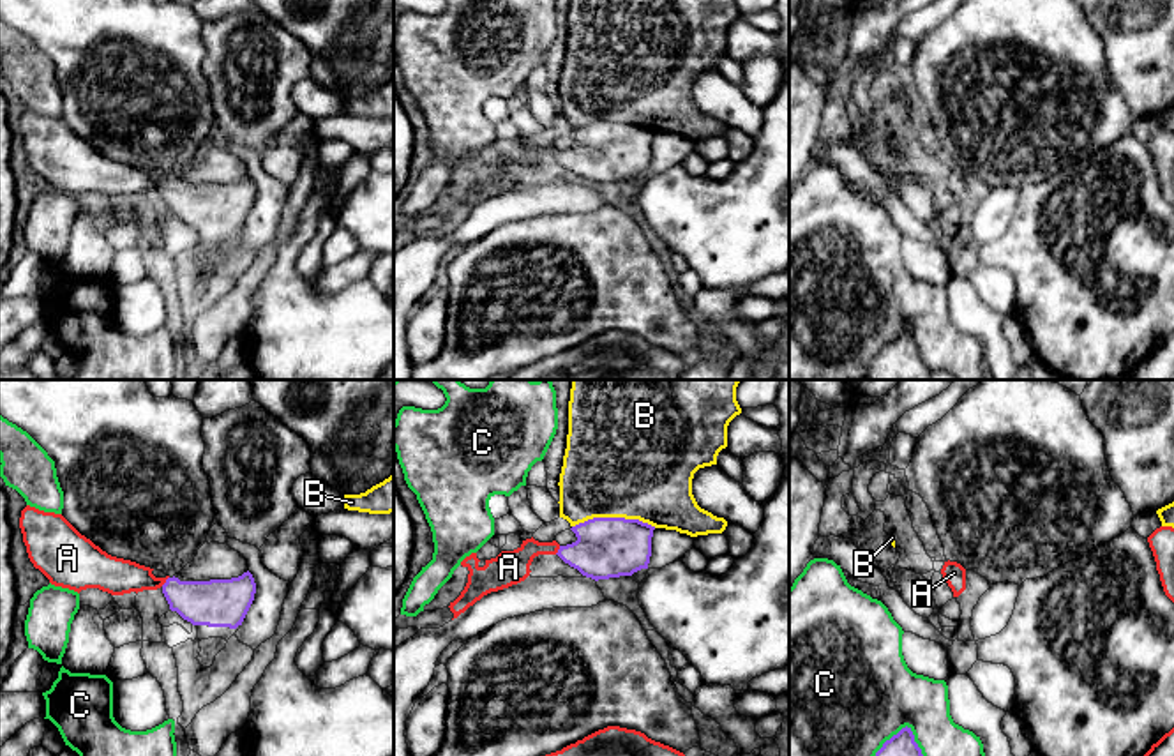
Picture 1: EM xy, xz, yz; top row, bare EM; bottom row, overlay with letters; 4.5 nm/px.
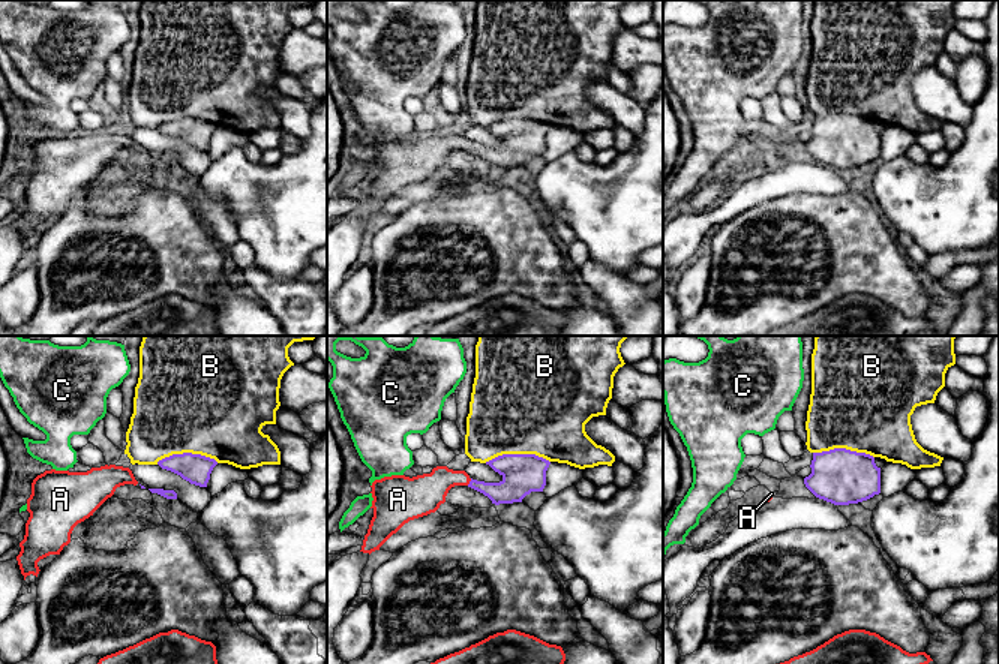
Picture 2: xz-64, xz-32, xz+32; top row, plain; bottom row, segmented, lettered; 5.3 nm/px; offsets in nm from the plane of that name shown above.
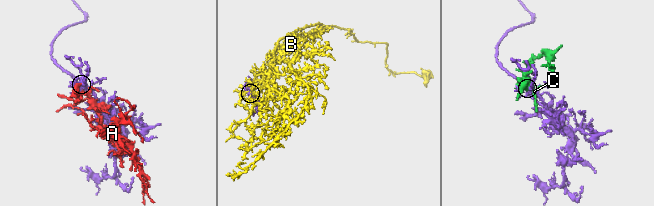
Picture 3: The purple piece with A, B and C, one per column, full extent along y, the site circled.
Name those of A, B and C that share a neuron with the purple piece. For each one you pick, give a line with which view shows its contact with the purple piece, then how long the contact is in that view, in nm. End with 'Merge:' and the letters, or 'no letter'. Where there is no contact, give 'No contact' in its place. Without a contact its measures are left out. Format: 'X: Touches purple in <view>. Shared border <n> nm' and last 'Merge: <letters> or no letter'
A: Touches purple in xy. Shared border 60 nm
Merge: A

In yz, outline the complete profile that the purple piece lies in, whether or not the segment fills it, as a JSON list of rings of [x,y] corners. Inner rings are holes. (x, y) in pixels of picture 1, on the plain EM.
[[[906,330],[883,348],[865,380],[930,380],[930,373]]]

